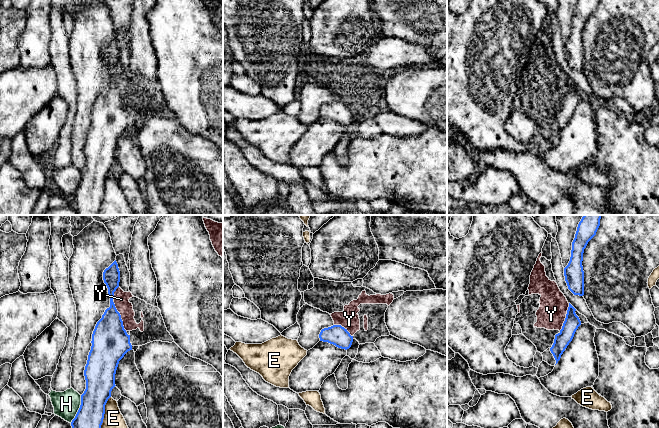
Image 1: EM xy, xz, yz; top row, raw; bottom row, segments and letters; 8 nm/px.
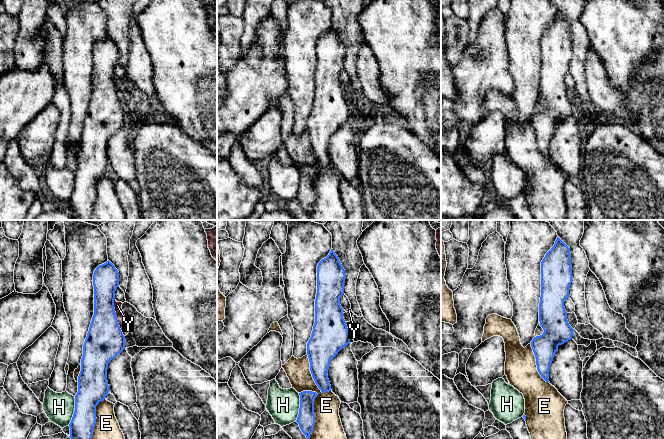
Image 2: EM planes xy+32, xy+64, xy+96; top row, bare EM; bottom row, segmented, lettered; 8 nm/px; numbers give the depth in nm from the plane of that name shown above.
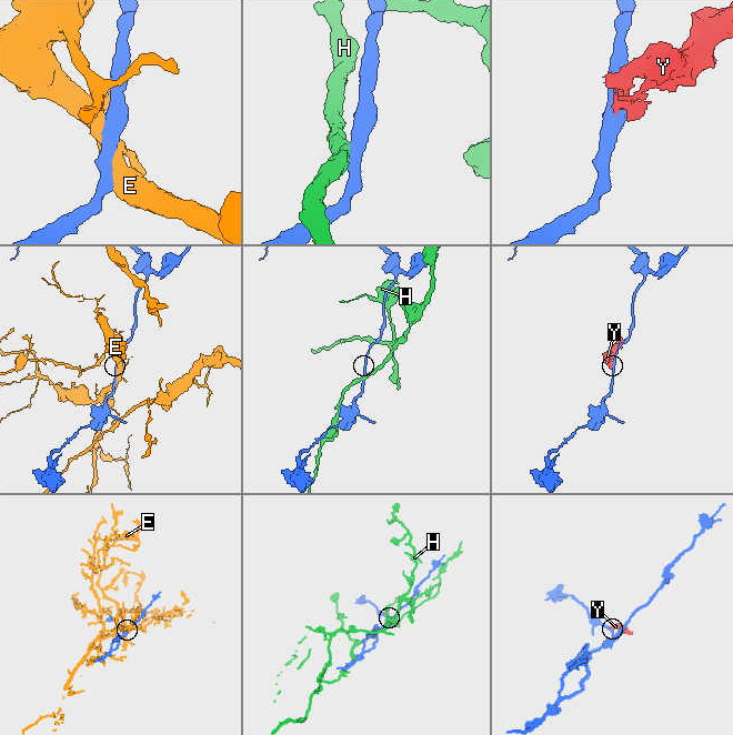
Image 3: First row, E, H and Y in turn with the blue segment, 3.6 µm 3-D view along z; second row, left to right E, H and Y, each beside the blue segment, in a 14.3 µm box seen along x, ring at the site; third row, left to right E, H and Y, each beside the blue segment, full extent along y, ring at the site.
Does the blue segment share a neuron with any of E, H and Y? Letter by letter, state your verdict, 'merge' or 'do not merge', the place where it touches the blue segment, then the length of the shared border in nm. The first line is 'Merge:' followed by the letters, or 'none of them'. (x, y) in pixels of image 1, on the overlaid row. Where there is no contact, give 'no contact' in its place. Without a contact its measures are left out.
Merge: none of them
E: do not merge; contact xy (104, 412); length 260 nm
H: do not merge; contact xy (79, 409); length 240 nm
Y: do not merge; contact xy (120, 316); length 260 nm

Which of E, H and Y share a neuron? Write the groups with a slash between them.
E / H / Y

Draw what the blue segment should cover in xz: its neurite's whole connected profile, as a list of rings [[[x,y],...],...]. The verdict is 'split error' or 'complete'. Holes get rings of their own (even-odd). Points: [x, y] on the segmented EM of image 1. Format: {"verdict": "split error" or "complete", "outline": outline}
{"verdict": "complete", "outline": [[[333,325],[321,330],[320,341],[328,342],[341,349],[349,349],[353,342],[353,336],[341,325]]]}

